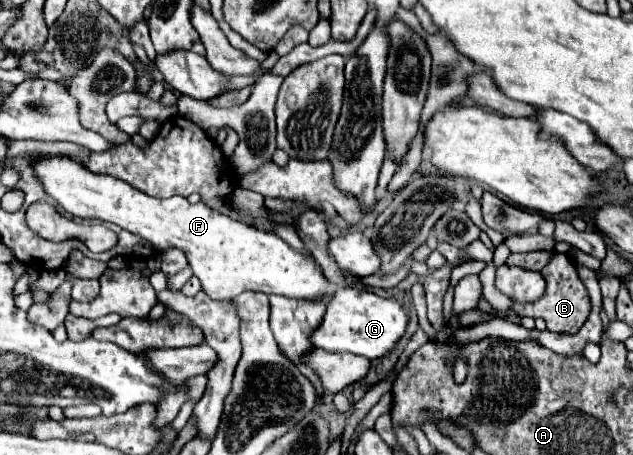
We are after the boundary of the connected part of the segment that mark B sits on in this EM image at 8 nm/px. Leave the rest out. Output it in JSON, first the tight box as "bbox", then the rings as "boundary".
{"bbox":[478,254,590,334],"boundary":[[[556,254],[544,268],[542,268],[542,276],[546,278],[546,294],[536,300],[536,302],[530,302],[530,304],[518,304],[518,302],[512,302],[512,308],[510,308],[510,314],[500,314],[496,310],[490,308],[490,304],[482,298],[478,308],[480,310],[486,310],[486,312],[492,312],[500,318],[506,318],[510,322],[516,322],[518,324],[518,318],[520,316],[530,316],[530,318],[544,318],[546,324],[548,324],[548,330],[550,332],[566,332],[566,334],[576,334],[582,324],[586,322],[586,316],[590,314],[590,298],[588,298],[588,292],[586,288],[582,288],[582,282],[578,278],[578,272],[576,272],[576,266],[574,262],[568,258],[568,254]]]}

